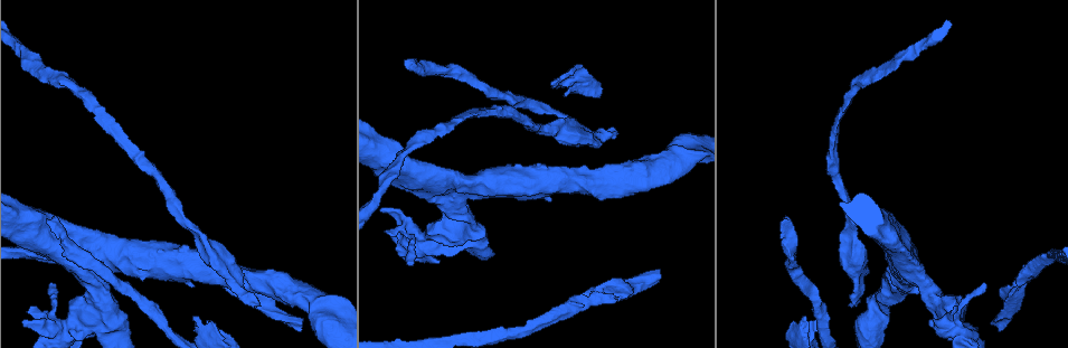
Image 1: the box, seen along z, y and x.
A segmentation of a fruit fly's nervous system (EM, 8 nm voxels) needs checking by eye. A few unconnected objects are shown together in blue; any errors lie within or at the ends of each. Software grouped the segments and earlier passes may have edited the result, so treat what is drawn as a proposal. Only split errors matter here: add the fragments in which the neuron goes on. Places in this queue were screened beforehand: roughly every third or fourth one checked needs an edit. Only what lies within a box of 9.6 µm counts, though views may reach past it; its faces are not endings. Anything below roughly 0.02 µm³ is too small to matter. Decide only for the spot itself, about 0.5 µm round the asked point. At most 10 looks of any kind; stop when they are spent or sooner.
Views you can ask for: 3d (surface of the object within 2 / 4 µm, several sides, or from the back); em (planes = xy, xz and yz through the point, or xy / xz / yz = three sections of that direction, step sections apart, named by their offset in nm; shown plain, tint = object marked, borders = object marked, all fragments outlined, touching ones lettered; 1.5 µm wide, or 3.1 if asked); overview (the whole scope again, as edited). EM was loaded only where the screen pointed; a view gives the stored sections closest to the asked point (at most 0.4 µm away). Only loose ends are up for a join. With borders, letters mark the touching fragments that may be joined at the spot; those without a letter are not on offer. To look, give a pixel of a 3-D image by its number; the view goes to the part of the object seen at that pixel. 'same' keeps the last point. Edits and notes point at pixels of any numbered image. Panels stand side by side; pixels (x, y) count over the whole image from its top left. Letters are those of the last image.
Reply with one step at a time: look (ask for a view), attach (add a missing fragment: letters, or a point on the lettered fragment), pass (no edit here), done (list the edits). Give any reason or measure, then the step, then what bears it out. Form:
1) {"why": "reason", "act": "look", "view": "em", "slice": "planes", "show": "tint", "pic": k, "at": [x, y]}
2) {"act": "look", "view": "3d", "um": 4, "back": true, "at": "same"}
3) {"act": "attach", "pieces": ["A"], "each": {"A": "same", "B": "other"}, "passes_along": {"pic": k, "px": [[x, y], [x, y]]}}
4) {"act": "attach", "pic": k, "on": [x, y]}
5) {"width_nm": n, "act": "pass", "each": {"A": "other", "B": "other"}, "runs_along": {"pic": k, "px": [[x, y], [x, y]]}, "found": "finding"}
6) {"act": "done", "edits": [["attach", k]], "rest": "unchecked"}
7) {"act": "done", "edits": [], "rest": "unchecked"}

{"why": "free end", "act": "look", "view": "3d", "um": 2, "back": true, "pic": 1, "at": [454, 253]}

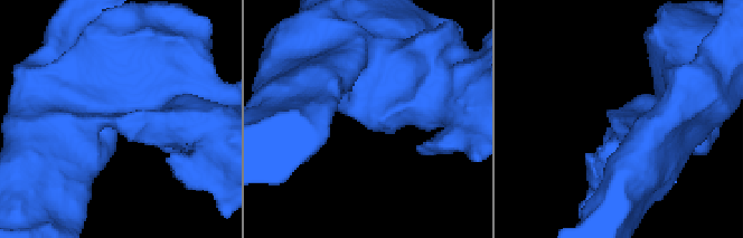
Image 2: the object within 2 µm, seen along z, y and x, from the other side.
{"why": "shape alone is not enough", "act": "look", "view": "em", "slice": "planes", "show": "borders", "pic": 2, "at": [613, 119]}

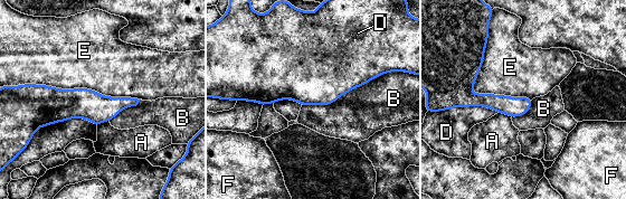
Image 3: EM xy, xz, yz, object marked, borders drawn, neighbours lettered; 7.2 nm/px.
{"act": "pass", "each": {"A": "other", "B": "other", "D": "other", "E": "other", "F": "other"}, "border": {"pic": 3, "px": [[386, 73], [332, 103], [302, 105]]}, "found": "no lettered fragment goes on from it"}

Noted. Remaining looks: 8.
{"why": "free end", "act": "look", "view": "em", "slice": "yz", "step": 4, "show": "borders", "pic": 1, "at": [49, 283]}

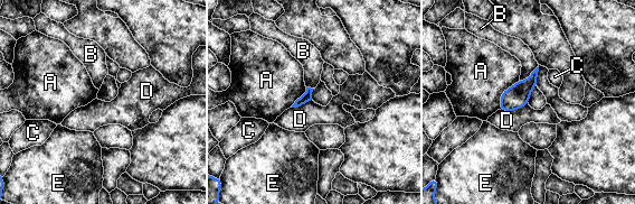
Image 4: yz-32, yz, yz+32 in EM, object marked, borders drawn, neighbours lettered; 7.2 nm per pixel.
{"act": "pass", "each": {"A": "other", "B": "other", "C": "other", "D": "other", "E": "other"}, "border": {"pic": 4, "px": [[537, 66], [527, 79], [520, 80]]}, "found": "no lettered fragment goes on from it"}

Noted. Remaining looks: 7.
{"why": "free end", "act": "look", "view": "3d", "um": 4, "pic": 1, "at": [302, 324]}

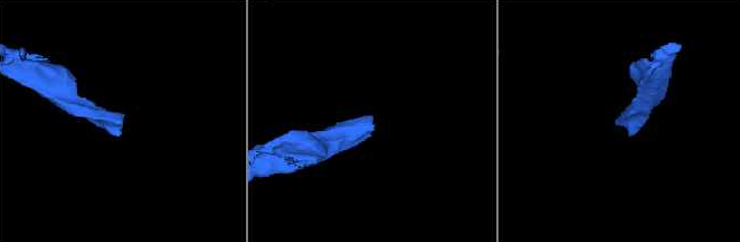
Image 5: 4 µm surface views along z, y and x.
{"why": "need the tissue", "act": "look", "view": "em", "slice": "xy", "step": 4, "show": "plain", "pic": 5, "at": [121, 123]}

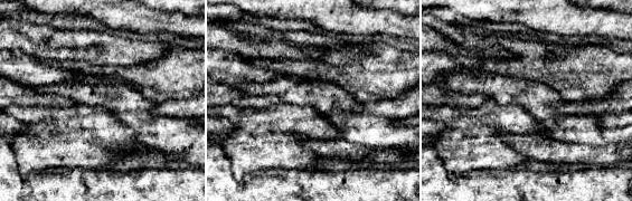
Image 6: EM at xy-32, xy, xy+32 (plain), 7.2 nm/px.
{"act": "look", "view": "em", "slice": "xy", "step": 4, "show": "borders", "at": "same"}

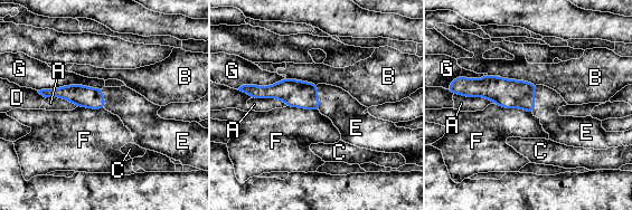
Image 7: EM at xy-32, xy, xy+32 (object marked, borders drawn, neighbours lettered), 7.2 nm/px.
{"width_nm": 160, "act": "attach", "pic": 7, "on": [547, 102], "each": {"A": "other", "B": "other", "C": "other", "D": "other", "E": "same", "F": "other", "G": "other"}, "passes_along": {"pic": 7, "px": [[507, 93], [534, 99], [547, 102]]}, "found": "the neuron continues"}

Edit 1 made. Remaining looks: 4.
{"act": "look", "view": "overview"}

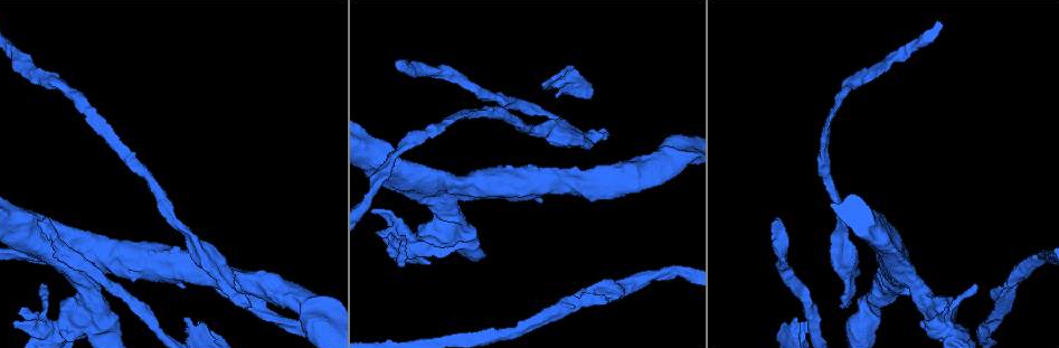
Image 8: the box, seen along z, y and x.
{"why": "free end", "act": "look", "view": "em", "slice": "xz", "step": 8, "show": "plain", "pic": 8, "at": [38, 219]}

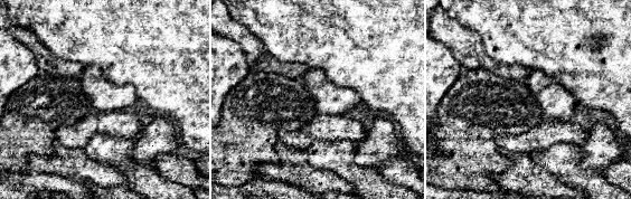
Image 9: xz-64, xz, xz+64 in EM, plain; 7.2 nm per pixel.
{"why": "see the neighbours", "act": "look", "view": "em", "slice": "xz", "step": 8, "show": "borders", "at": "same"}

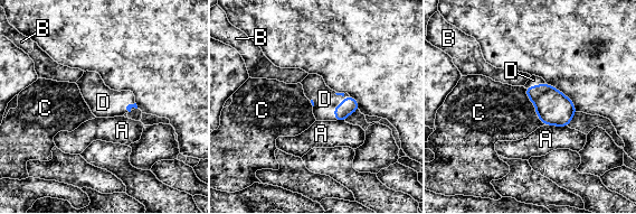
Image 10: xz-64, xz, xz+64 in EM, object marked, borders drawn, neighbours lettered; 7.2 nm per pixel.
{"act": "attach", "pic": 10, "on": [324, 99], "each": {"A": "other", "B": "other", "C": "other", "D": "same"}, "found": "the neuron continues"}

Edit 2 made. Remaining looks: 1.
{"why": "an open end", "act": "look", "view": "em", "slice": "planes", "show": "borders", "pic": 8, "at": [804, 323]}

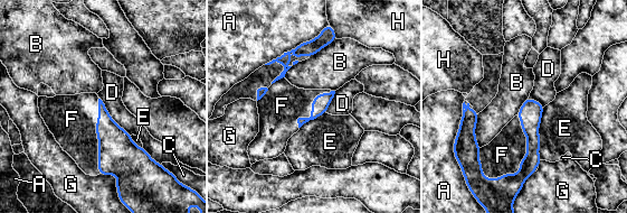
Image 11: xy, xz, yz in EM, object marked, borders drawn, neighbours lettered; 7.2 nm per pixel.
{"act": "attach", "pic": 11, "on": [502, 155], "each": {"A": "other", "B": "other", "C": "other", "D": "other", "E": "other", "F": "same", "G": "other", "H": "other"}, "passes_along": {"pic": 11, "px": [[530, 118], [526, 153], [502, 155]]}, "found": "it goes on there"}

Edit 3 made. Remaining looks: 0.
{"act": "done", "edits": [["attach", 7], ["attach", 10], ["attach", 11]], "rest": "unchecked"}

